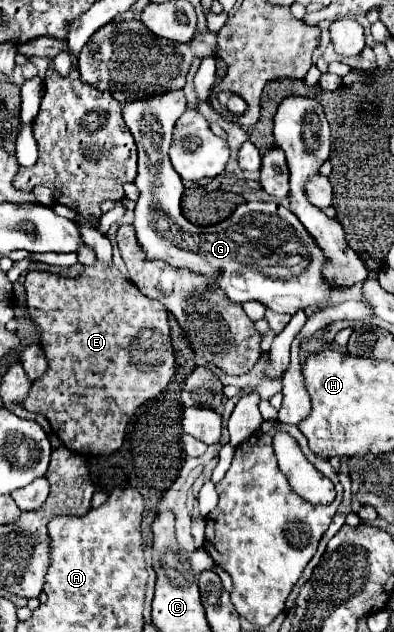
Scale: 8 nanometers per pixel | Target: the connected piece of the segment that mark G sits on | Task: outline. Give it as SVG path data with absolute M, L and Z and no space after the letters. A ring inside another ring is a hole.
M182 89L168 91L166 95L158 95L154 99L142 99L140 103L128 103L122 107L122 117L136 139L138 147L138 175L134 185L140 191L134 209L134 229L138 237L138 245L148 259L160 259L174 269L188 269L200 277L204 277L210 285L218 285L226 291L232 303L244 301L258 301L274 313L288 313L294 315L296 311L304 311L306 307L318 307L324 299L330 299L334 291L340 287L332 285L324 279L322 269L326 265L324 253L314 241L314 237L304 229L298 217L284 205L276 201L250 201L242 203L228 219L220 221L218 225L194 225L190 223L180 209L180 193L184 193L182 177L174 171L168 147L172 143L172 129L178 117L186 111L186 97Z

